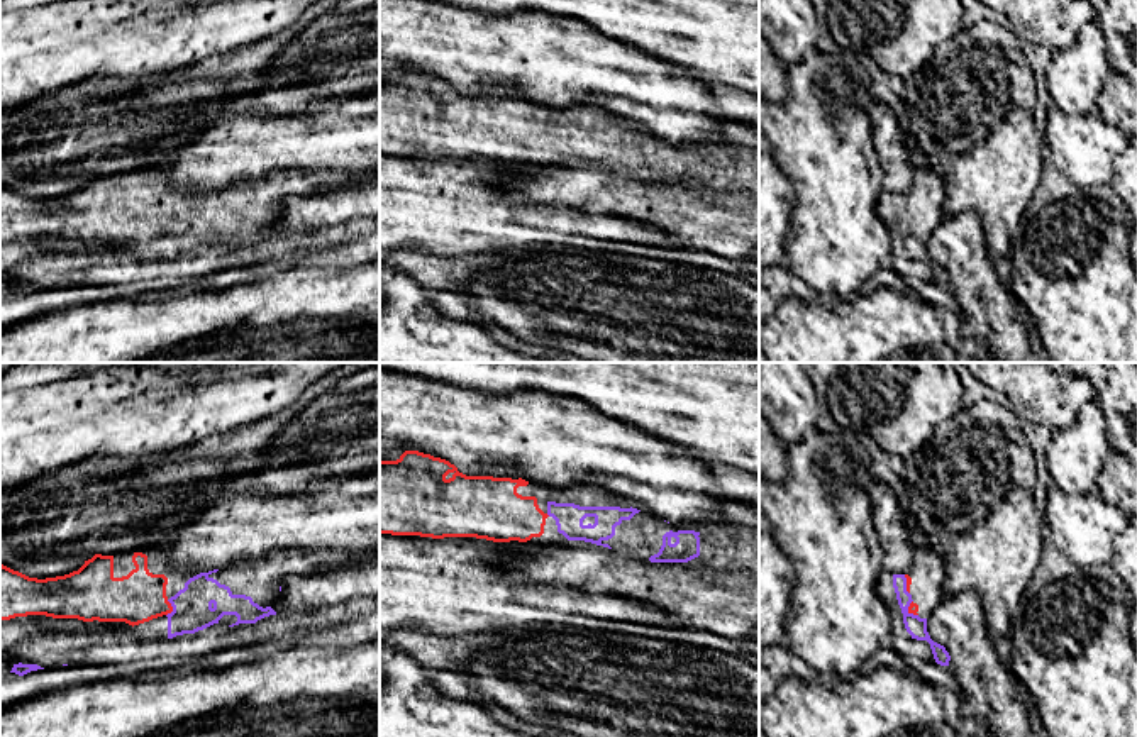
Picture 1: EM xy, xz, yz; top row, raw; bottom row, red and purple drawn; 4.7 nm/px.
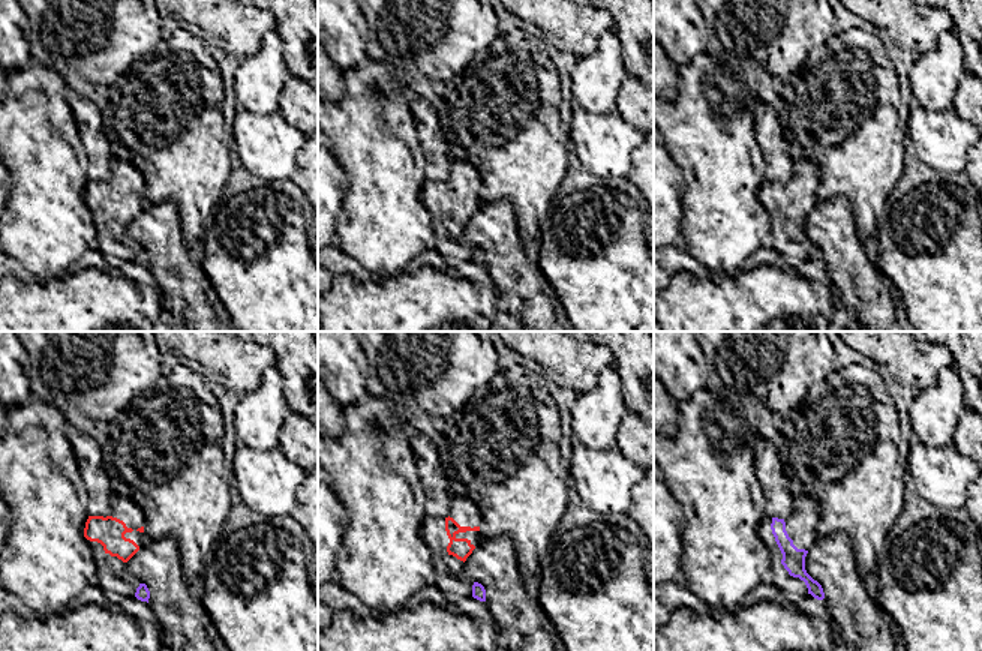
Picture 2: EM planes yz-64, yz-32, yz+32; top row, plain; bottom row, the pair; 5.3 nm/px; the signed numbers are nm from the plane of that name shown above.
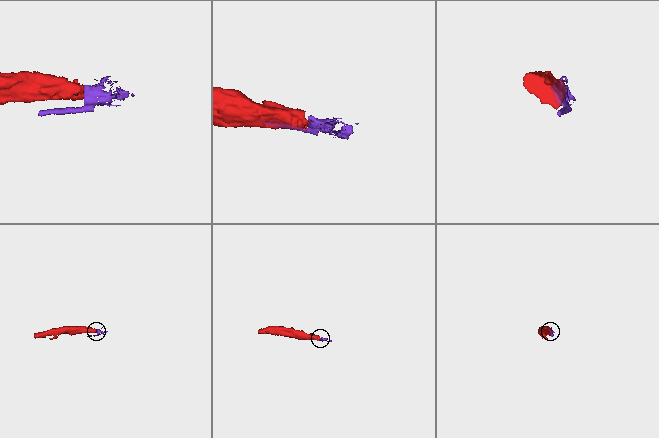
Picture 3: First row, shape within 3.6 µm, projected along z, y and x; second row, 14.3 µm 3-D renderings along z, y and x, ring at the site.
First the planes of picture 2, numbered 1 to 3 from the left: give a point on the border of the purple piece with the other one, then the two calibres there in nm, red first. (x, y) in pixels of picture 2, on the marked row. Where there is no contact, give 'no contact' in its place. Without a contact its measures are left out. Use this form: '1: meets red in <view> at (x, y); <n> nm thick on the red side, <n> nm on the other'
1: no contact
2: no contact
3: no contact

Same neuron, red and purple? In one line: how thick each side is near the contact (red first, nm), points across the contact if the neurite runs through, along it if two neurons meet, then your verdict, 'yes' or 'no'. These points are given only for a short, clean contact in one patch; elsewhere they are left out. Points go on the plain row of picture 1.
240/190 nm | across xy (139, 217), (171, 229), (192, 227) | yes

